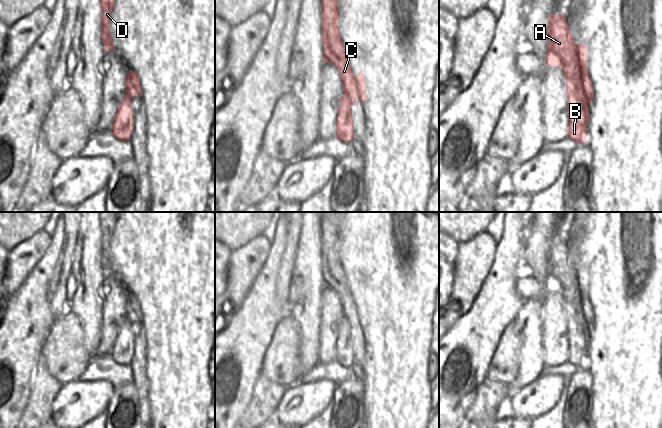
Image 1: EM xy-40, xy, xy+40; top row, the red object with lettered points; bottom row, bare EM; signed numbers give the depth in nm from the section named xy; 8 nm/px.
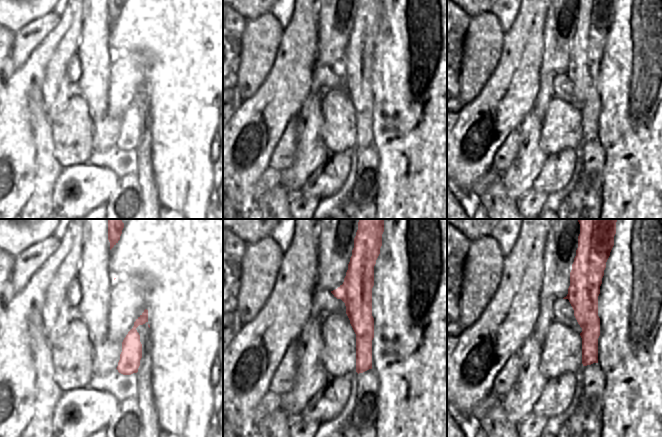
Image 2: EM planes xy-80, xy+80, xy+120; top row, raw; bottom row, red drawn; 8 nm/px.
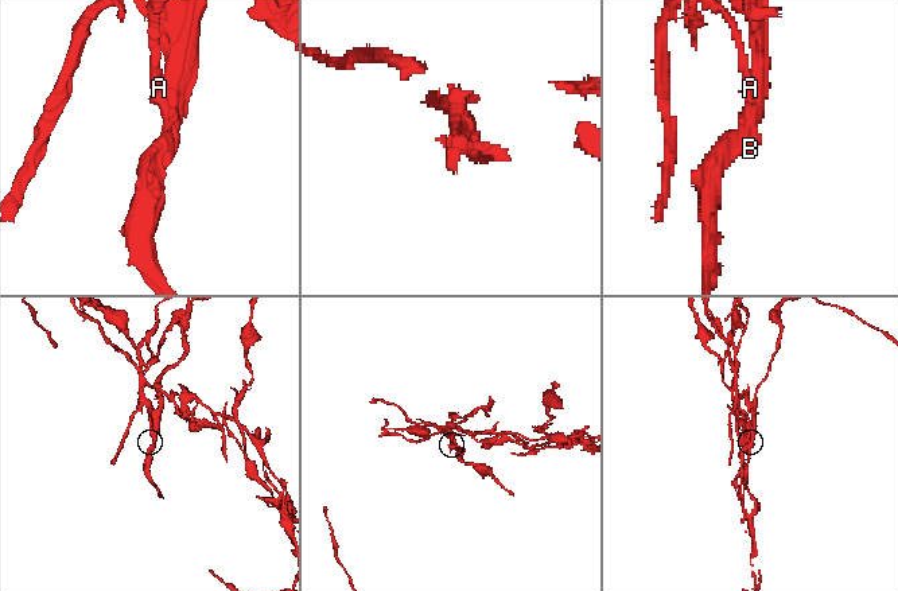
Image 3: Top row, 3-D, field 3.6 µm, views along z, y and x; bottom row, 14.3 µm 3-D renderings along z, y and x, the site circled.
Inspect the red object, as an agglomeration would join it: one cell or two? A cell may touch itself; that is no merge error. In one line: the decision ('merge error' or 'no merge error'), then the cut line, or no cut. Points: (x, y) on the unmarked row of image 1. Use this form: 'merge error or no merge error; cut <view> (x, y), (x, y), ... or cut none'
merge error; cut xy+40 (568, 250), (577, 281), (572, 308), (578, 324)

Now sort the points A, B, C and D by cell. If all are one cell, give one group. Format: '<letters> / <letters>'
A C D / B

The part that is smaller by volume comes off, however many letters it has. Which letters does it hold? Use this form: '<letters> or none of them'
B

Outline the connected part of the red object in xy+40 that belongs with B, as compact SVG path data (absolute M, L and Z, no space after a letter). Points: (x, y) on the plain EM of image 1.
M568 251L568 259L572 269L576 273L578 289L572 301L572 309L578 313L578 324L575 320L567 318L568 321L568 362L577 368L584 368L588 359L588 345L590 335L588 333L588 319L586 317L586 305L584 297L588 296L588 275L579 267L574 267L574 261Z

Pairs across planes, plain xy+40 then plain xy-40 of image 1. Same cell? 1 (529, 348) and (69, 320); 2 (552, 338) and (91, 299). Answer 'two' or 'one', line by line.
1: two
2: two

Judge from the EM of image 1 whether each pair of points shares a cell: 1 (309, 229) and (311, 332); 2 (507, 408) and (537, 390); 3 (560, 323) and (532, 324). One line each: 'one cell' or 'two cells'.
1: one cell
2: one cell
3: two cells

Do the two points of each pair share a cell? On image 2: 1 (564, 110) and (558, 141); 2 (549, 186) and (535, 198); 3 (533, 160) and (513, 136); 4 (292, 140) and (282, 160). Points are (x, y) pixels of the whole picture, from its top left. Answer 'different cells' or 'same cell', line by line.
1: same cell
2: different cells
3: different cells
4: same cell

